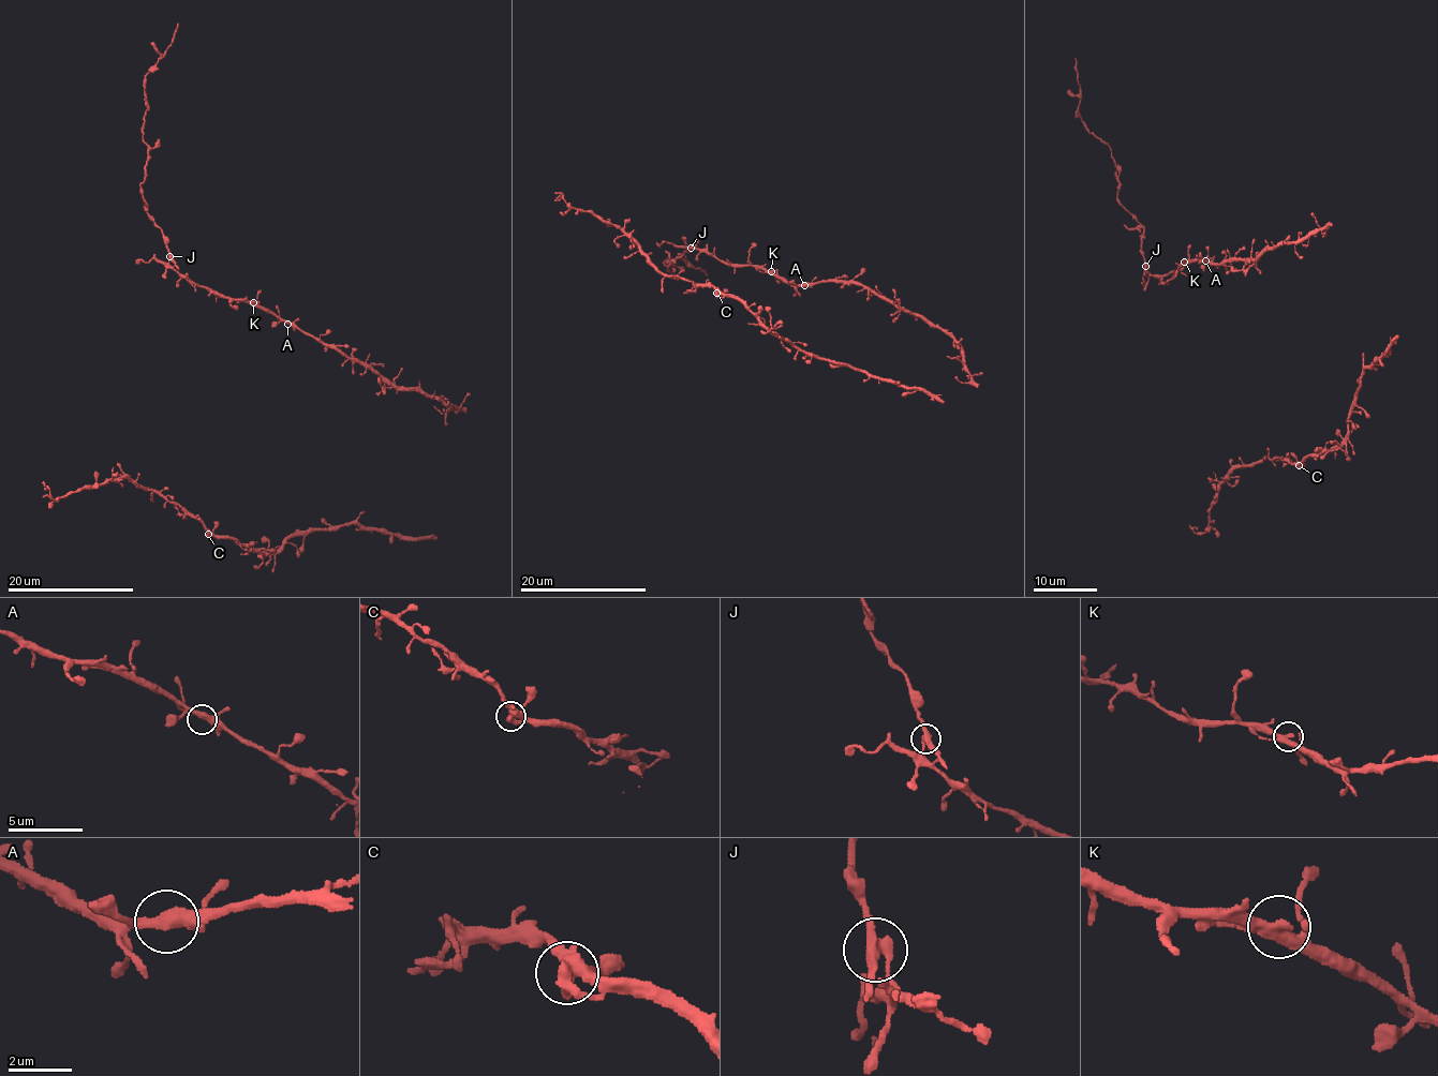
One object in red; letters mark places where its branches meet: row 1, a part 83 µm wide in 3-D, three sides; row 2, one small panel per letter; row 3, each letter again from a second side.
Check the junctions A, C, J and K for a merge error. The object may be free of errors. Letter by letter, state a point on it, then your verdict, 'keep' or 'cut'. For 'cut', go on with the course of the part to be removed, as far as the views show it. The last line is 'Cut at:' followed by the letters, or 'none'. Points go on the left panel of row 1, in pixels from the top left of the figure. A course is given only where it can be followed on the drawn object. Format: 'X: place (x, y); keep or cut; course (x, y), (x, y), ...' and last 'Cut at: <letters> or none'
A: place (287, 324); keep
C: place (208, 534); keep
J: place (169, 256); cut; course (169, 256), (167, 241), (149, 215), (141, 187), (148, 150), (144, 139), (144, 78), (169, 45), (178, 24)
K: place (253, 302); keep
Cut at: J

